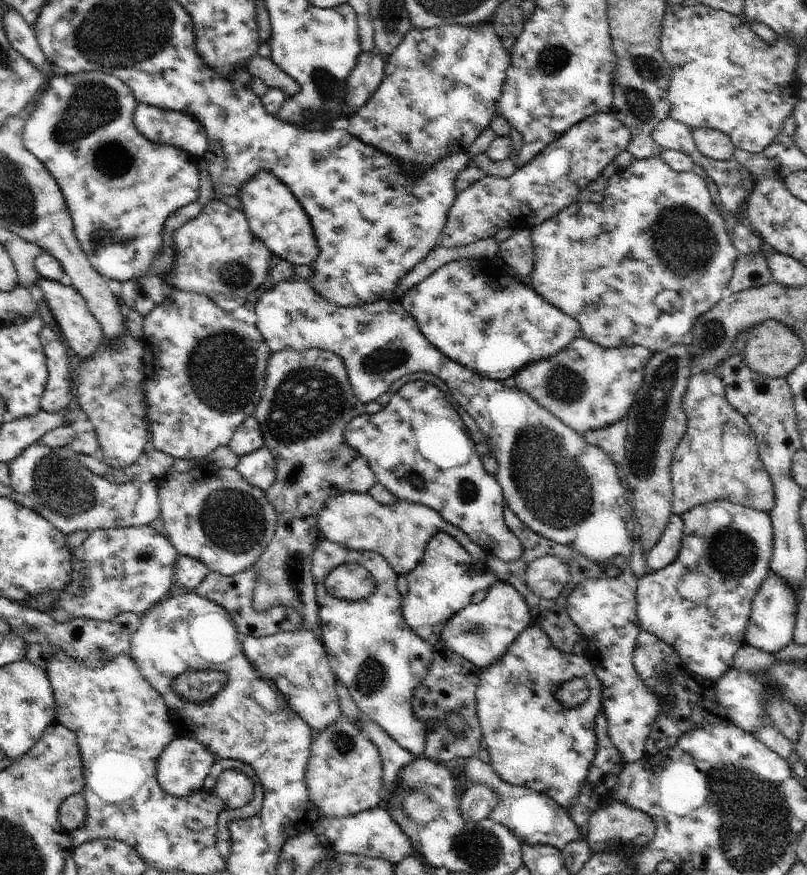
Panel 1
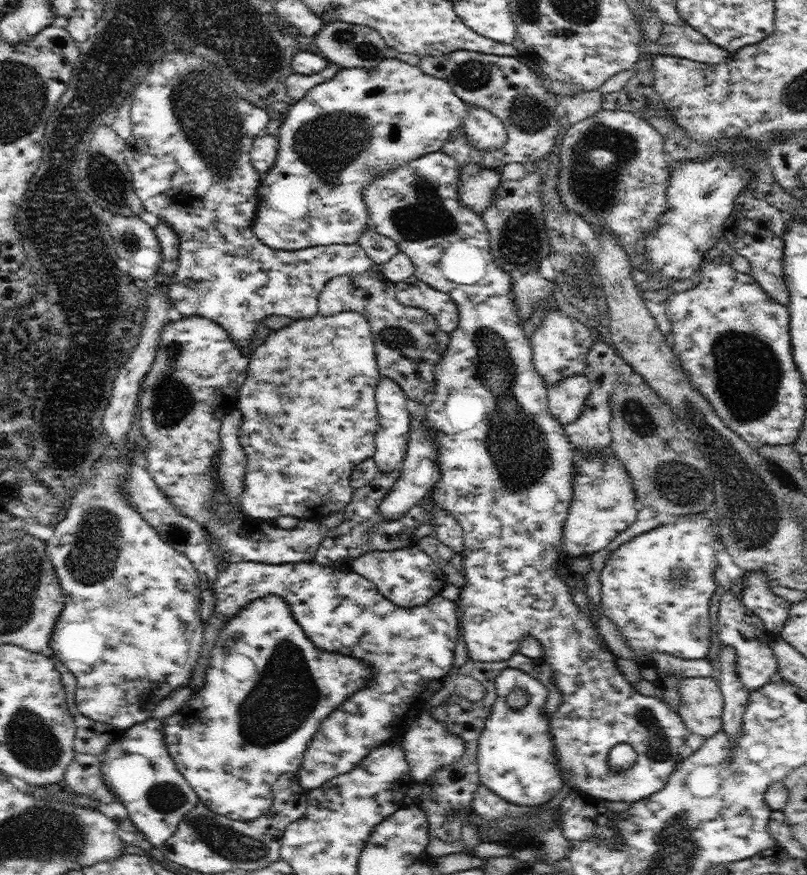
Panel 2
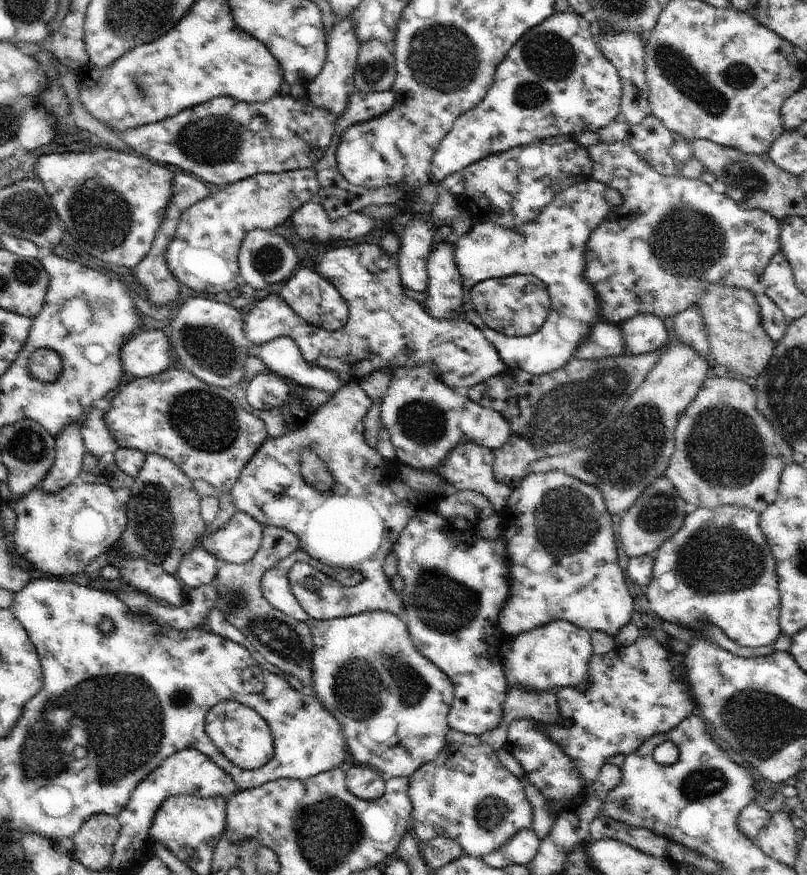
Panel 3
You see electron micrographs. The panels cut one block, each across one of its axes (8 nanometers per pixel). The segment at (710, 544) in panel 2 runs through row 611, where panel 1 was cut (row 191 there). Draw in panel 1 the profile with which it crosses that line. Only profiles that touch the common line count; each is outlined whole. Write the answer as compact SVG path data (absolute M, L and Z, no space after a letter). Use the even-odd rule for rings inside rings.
M660 158L636 159L630 166L616 172L608 179L603 191L604 201L594 204L591 201L577 202L562 210L557 216L550 218L530 232L535 264L530 280L531 288L563 314L570 316L580 326L583 337L603 348L620 348L622 346L639 345L654 352L662 352L678 342L689 338L689 330L695 321L709 312L723 298L725 289L730 283L739 251L734 247L733 236L728 234L725 220L715 206L706 182L693 171L678 173L667 166Z

